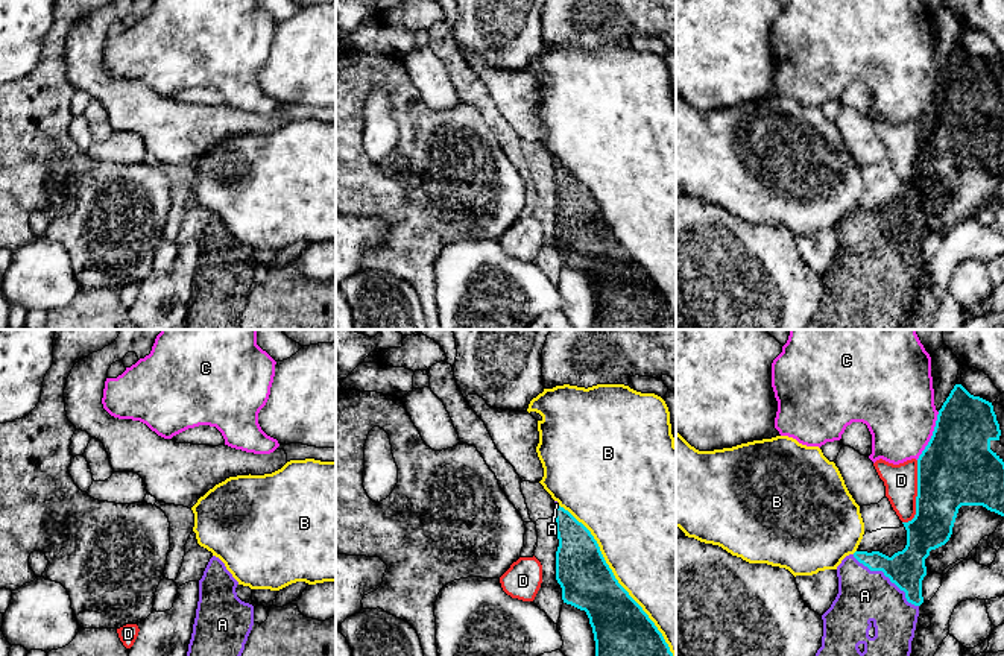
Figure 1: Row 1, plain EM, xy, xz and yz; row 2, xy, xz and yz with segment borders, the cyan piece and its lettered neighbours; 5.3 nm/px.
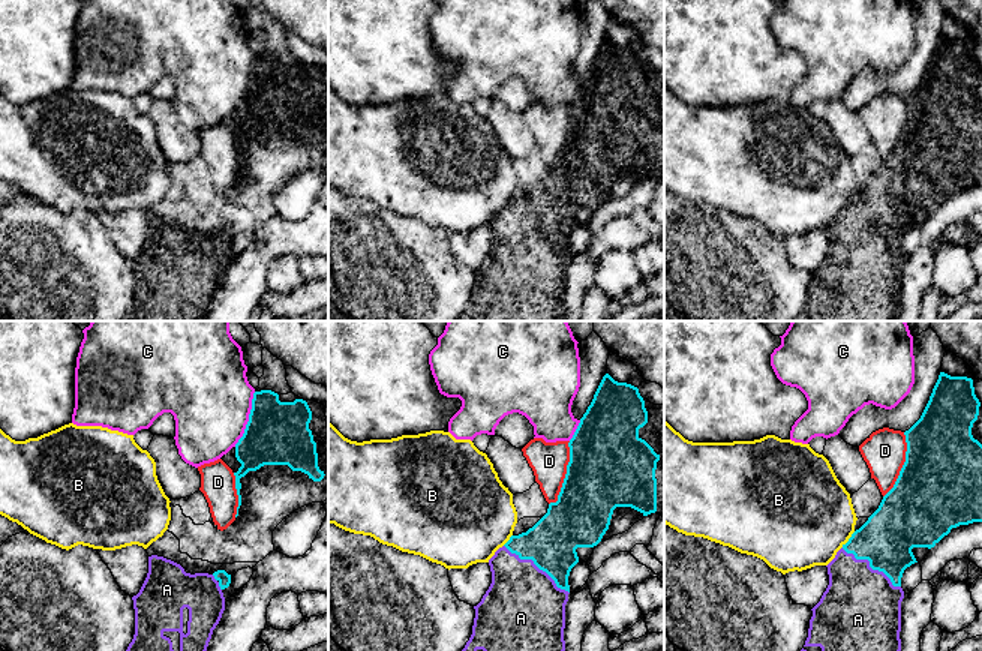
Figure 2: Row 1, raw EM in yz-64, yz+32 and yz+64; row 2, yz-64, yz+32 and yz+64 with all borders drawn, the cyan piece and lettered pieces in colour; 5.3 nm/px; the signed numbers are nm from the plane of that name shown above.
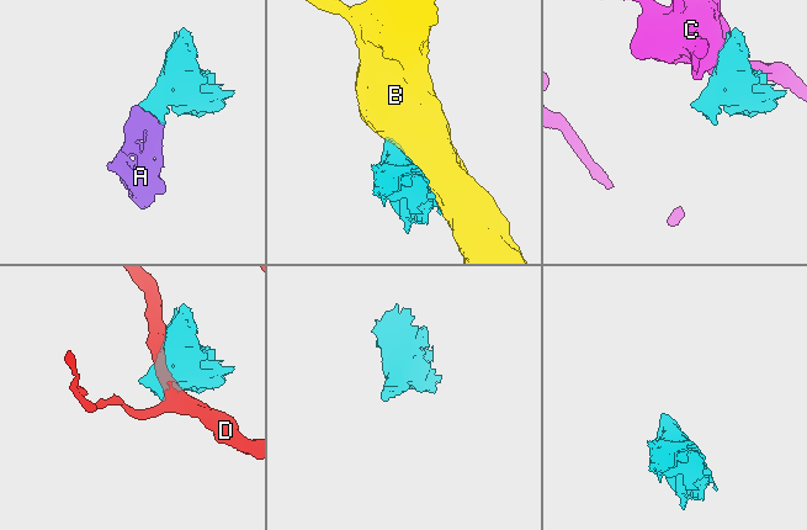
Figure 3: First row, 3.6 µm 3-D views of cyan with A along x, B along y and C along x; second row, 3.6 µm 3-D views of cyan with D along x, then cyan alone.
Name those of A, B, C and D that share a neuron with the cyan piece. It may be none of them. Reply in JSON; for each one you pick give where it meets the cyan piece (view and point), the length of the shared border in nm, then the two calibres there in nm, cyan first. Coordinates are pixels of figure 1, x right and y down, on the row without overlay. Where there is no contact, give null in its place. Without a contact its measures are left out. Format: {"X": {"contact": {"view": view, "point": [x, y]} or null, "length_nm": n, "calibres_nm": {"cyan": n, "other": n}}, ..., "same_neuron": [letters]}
{"A": {"contact": {"view": "yz", "point": [887, 236]}, "length_nm": 440, "calibres_nm": {"cyan": 200, "other": 280}}, "same_neuron": ["A"]}

